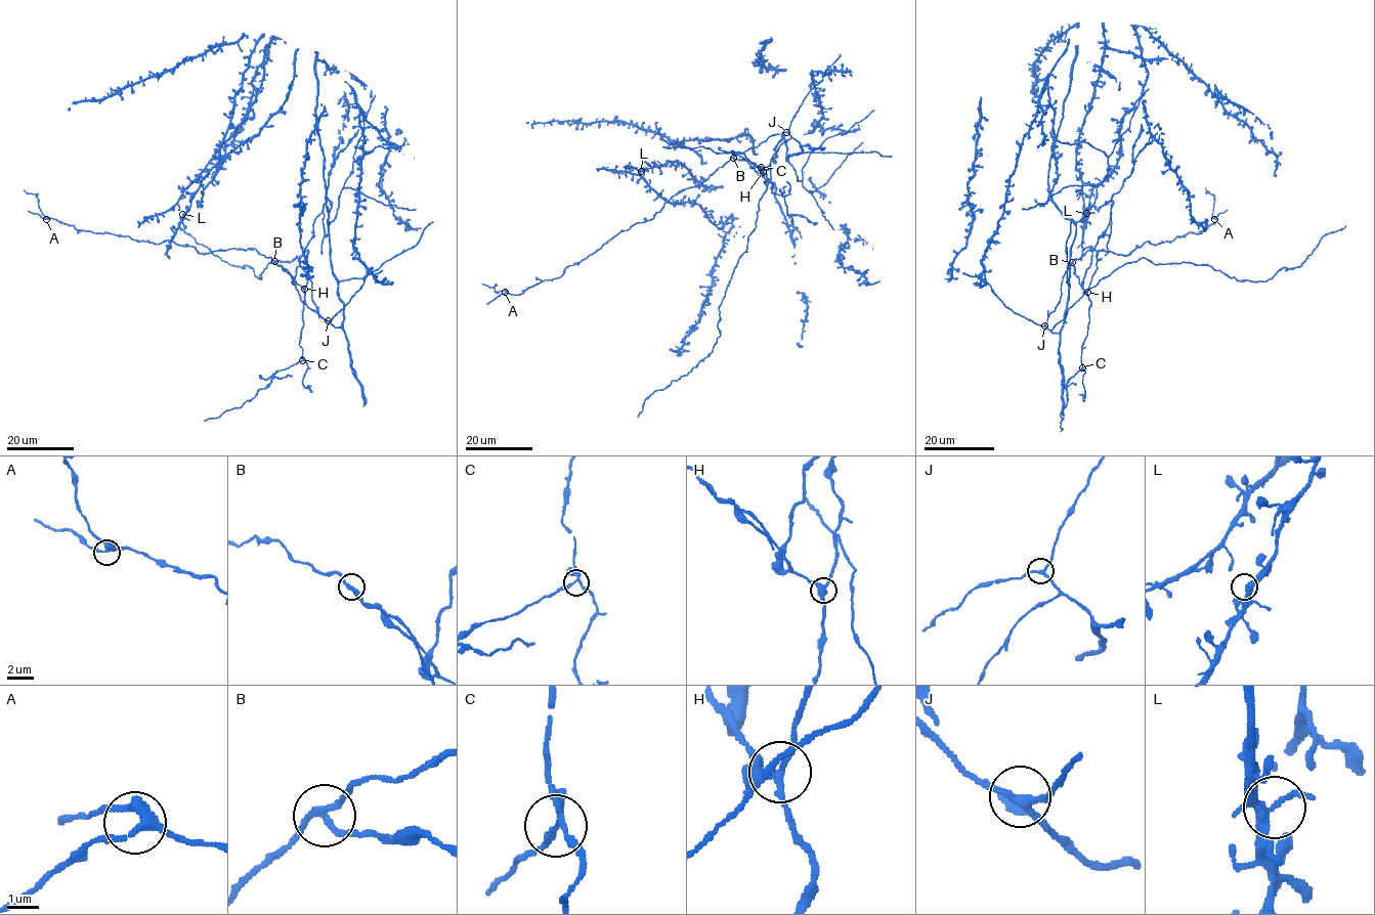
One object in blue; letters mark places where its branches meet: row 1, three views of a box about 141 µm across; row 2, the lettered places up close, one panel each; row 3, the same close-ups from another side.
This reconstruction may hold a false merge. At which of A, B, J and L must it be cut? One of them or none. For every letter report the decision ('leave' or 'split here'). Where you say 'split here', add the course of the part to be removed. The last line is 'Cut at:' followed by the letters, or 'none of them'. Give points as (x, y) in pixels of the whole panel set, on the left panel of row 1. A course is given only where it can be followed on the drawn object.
A: leave
B: split here | (274, 261), (304, 290), (303, 325), (299, 340), (302, 359), (277, 371), (265, 388), (240, 407), (204, 421)
J: leave
L: leave
Cut at: B

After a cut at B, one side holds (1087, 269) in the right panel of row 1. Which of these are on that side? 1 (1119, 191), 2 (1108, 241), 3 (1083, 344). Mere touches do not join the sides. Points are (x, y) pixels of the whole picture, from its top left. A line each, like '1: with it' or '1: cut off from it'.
1: with it
2: with it
3: with it

